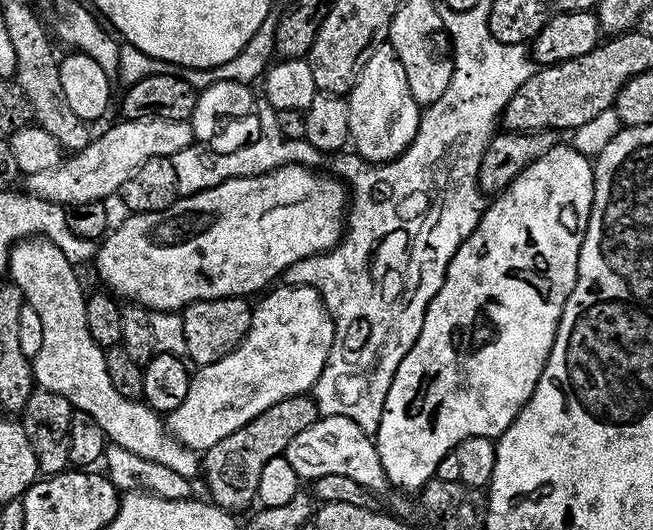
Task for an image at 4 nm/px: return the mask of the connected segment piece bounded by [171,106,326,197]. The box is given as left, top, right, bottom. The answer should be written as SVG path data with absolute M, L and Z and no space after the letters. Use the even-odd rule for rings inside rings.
M265 107L260 116L260 137L253 144L240 148L237 152L208 152L207 147L193 146L182 154L173 156L171 161L174 170L178 170L178 190L181 197L193 196L199 192L210 190L227 180L240 180L244 176L264 176L268 172L276 172L291 164L300 164L304 168L319 169L319 164L326 160L325 153L310 146L307 140L291 140L282 134L278 126L278 112L275 108Z

